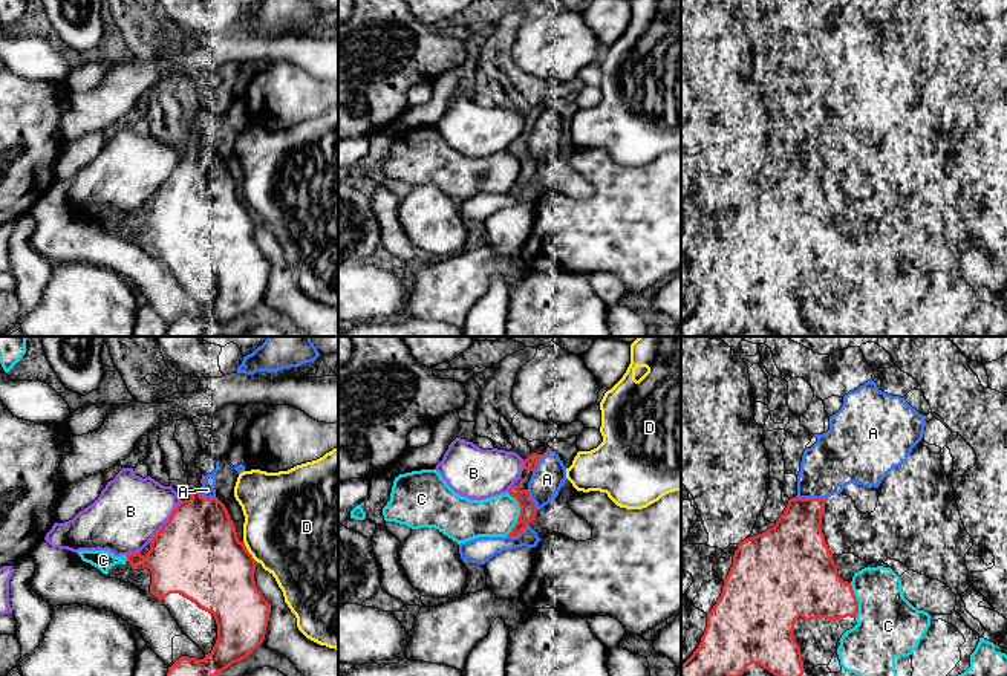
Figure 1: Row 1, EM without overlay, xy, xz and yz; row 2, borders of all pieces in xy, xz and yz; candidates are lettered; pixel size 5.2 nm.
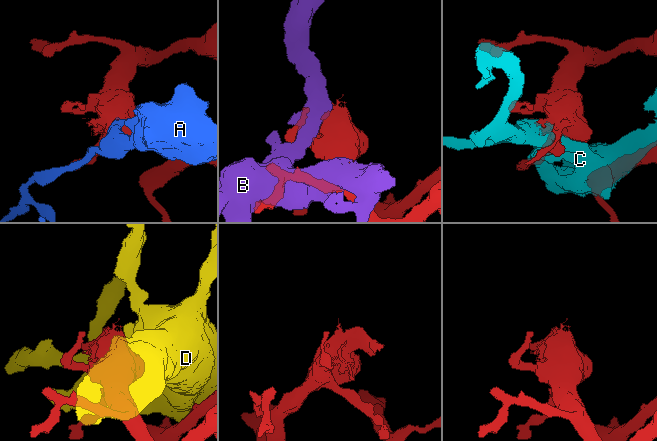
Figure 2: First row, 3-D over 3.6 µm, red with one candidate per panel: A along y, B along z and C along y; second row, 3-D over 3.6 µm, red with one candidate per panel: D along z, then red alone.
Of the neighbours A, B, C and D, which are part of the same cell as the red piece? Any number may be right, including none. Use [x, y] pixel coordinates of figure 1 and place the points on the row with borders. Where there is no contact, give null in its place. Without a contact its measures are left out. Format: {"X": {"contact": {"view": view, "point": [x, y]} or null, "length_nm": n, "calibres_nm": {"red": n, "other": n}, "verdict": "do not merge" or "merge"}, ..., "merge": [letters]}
{"A": {"contact": {"view": "yz", "point": [810, 499]}, "length_nm": 150, "calibres_nm": {"red": 300, "other": 280}, "verdict": "merge"}, "B": {"contact": {"view": "xy", "point": [167, 522]}, "length_nm": 280, "calibres_nm": {"red": 460, "other": 360}, "verdict": "do not merge"}, "C": {"contact": {"view": "xz", "point": [519, 514]}, "length_nm": 220, "calibres_nm": {"red": 90, "other": 200}, "verdict": "do not merge"}, "D": {"contact": {"view": "xy", "point": [247, 551]}, "length_nm": 120, "calibres_nm": {"red": 440, "other": 460}, "verdict": "do not merge"}, "merge": ["A"]}

